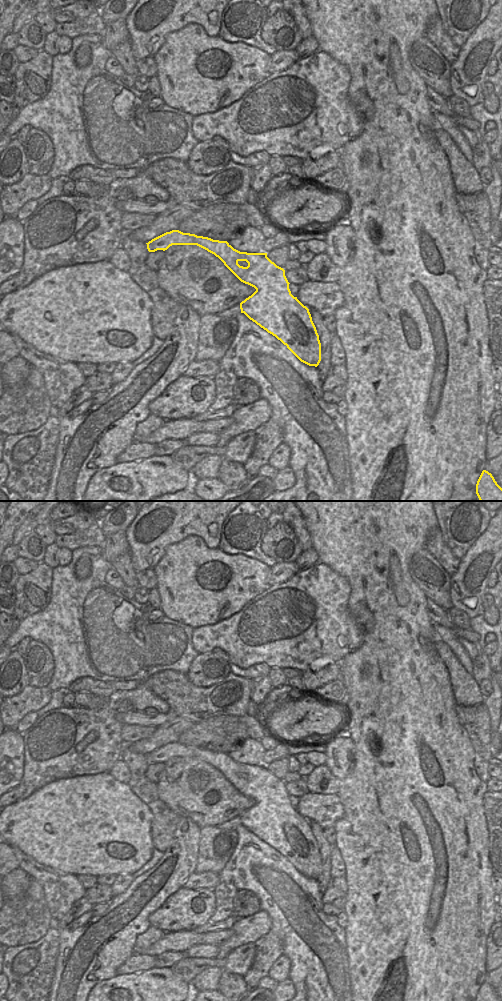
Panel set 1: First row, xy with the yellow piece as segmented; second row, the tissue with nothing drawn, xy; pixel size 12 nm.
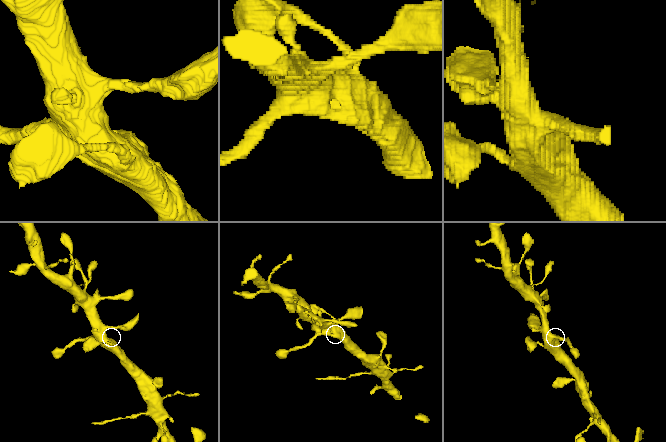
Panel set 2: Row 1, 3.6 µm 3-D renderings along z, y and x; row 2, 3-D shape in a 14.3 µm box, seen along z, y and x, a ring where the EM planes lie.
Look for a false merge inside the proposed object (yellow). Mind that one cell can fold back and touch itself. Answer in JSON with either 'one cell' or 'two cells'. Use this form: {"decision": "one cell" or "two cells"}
{"decision": "one cell"}

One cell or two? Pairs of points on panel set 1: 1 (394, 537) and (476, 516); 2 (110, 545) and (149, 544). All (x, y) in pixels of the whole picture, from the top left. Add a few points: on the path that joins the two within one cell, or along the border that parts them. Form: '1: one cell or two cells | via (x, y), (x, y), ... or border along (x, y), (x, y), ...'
1: two cells | border along (434, 511), (439, 525)
2: two cells | border along (124, 532), (130, 553)

